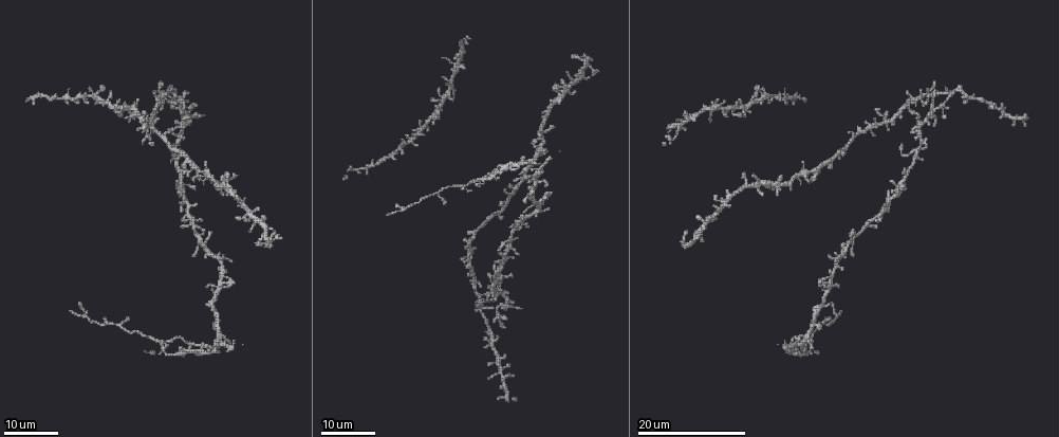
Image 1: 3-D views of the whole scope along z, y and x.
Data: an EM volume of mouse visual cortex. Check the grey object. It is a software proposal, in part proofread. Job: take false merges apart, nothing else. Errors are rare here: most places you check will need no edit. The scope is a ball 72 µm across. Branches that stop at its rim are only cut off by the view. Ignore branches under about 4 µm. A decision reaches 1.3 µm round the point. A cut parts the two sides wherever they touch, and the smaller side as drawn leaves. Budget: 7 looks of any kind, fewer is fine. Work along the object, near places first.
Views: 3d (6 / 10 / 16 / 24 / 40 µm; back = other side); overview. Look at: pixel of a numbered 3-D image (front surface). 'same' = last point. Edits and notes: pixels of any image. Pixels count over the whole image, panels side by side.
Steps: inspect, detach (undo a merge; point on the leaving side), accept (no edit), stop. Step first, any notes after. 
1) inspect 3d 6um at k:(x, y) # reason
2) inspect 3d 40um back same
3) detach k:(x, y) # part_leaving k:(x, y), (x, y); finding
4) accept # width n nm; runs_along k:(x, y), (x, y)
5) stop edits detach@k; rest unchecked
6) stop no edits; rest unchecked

inspect 3d 16um at 1:(173, 154) # sudden change in width

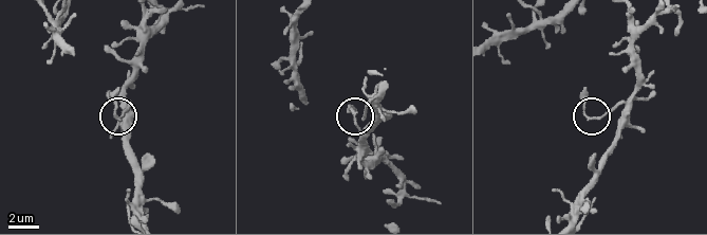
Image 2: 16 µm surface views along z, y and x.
inspect 3d 10um at 2:(588, 115)

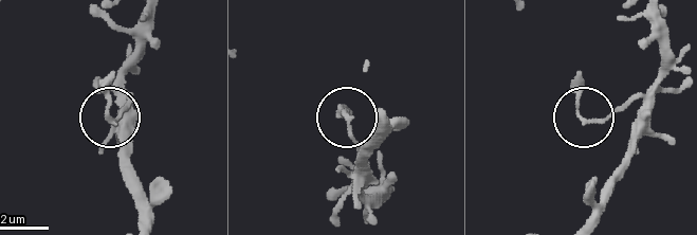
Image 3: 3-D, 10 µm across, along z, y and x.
accept # width 150 nm; all the same neuron

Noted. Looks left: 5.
inspect 3d 16um at 1:(931, 94) # looks like a crossing

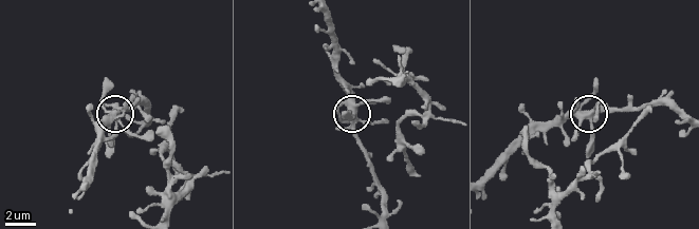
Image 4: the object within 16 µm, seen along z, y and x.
inspect 3d 10um at 4:(587, 116) # zoom in

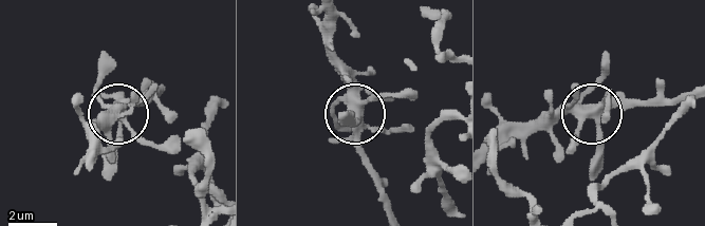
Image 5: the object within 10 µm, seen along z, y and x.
accept # side_arm 23 um; one neuron here

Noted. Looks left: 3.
inspect 3d 24um at 1:(768, 97) # four or more arms meet

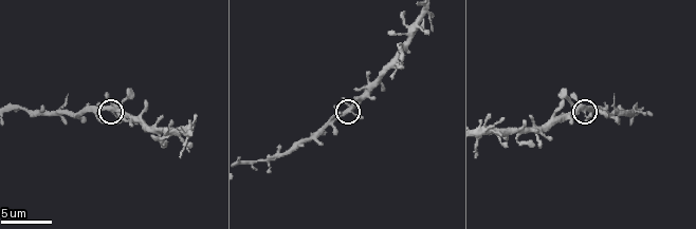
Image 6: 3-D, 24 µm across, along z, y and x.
inspect 3d 10um at 6:(583, 109)

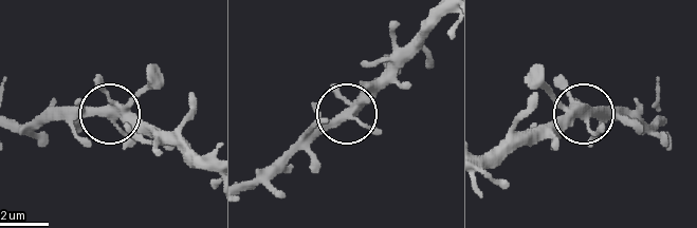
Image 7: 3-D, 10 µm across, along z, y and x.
accept # all the same neuron

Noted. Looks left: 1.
stop no edits; rest unchecked

